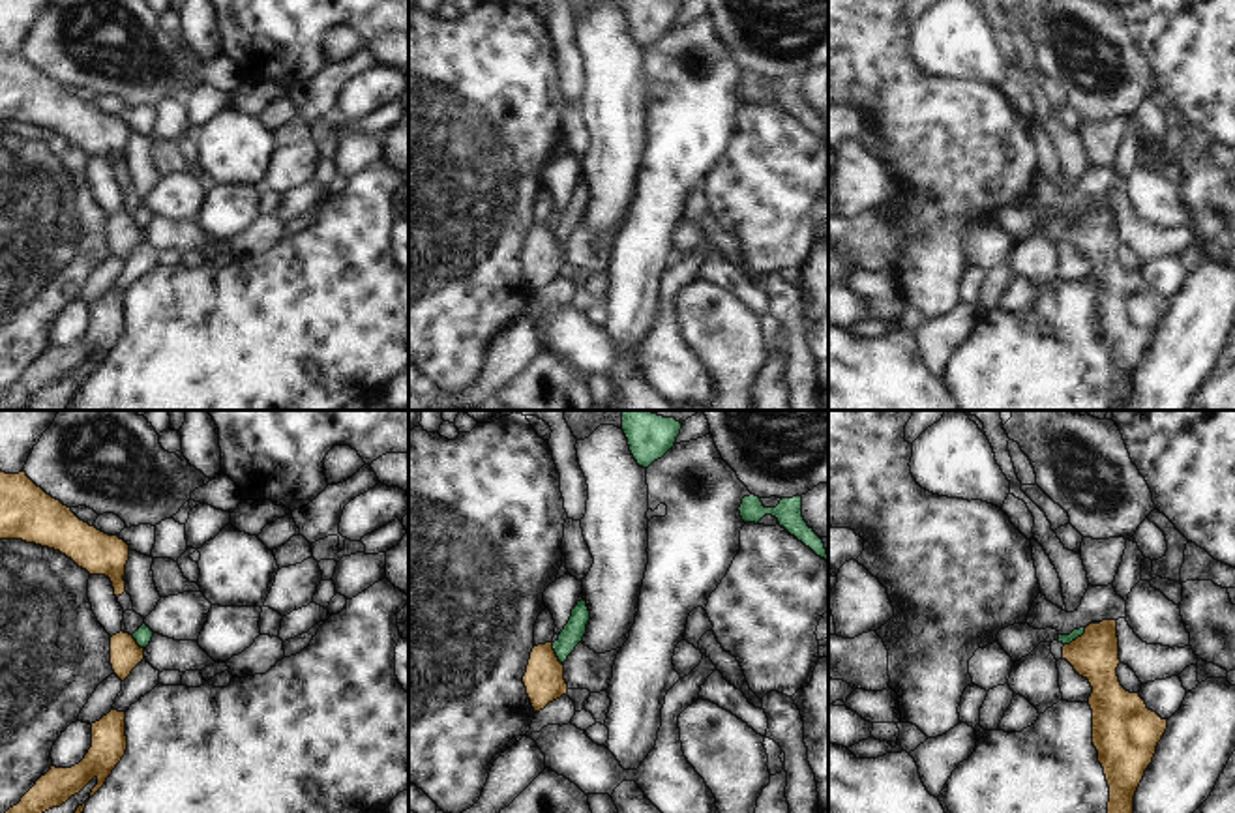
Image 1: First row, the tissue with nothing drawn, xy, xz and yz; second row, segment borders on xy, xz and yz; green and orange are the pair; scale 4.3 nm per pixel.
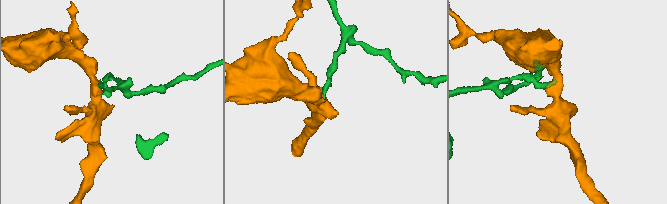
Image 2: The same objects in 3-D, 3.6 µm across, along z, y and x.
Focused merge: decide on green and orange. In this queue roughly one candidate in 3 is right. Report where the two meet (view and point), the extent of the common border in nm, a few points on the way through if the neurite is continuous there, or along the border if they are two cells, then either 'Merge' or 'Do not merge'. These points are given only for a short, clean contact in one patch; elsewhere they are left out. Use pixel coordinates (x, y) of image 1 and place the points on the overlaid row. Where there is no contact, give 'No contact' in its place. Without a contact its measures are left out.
Touches green at yz (1076, 637). Shared border 120 nm. Boundary: yz (1086, 628), (1065, 645). Do not merge.

